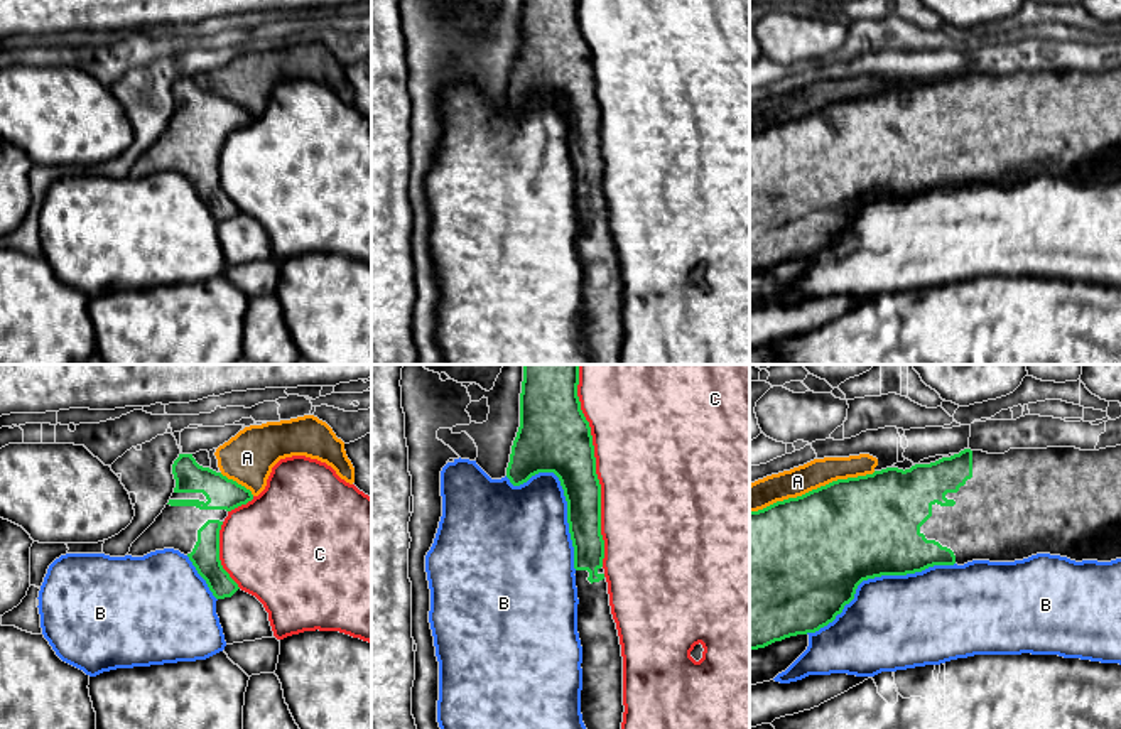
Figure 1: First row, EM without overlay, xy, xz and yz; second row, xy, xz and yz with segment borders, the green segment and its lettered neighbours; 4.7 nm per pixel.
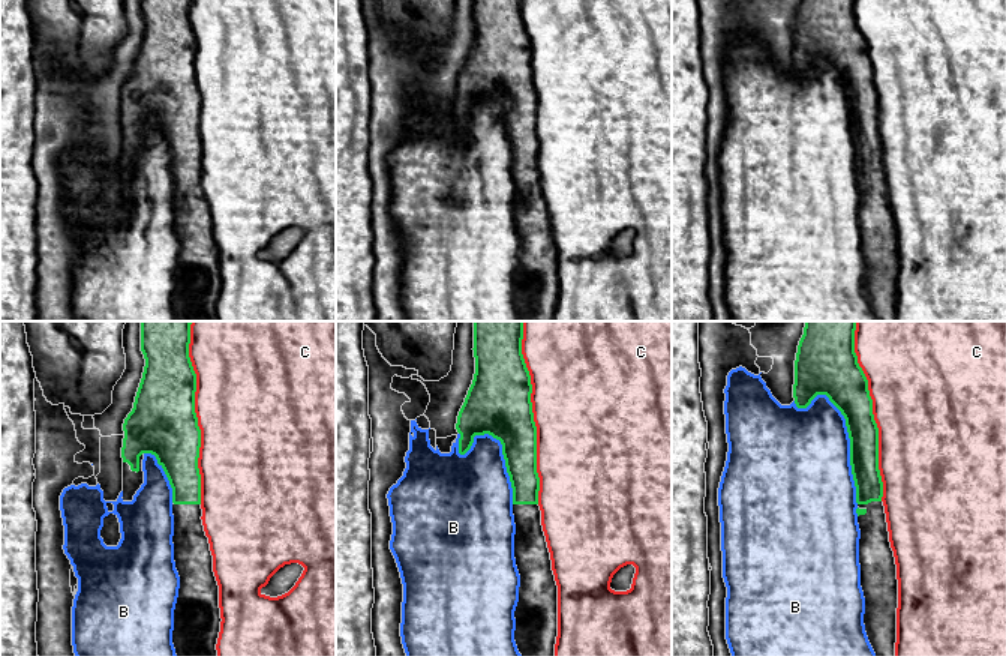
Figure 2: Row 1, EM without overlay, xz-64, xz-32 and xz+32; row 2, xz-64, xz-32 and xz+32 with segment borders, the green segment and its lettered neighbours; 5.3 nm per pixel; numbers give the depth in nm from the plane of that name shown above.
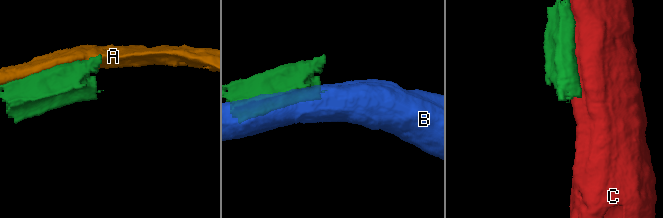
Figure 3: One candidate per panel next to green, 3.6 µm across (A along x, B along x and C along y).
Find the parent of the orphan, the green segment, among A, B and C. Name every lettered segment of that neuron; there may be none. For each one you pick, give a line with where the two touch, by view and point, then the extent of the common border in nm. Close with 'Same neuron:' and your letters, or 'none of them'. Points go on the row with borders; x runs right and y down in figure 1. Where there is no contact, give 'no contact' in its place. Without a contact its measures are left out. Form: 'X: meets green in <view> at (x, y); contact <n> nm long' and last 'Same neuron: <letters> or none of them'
Same neuron: none of them

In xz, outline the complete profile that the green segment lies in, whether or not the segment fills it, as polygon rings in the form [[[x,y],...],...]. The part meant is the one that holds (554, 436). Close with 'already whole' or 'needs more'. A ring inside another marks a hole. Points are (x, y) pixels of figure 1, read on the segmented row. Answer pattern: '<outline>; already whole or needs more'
[[[523,364],[520,427],[506,478],[513,486],[539,472],[554,472],[560,481],[579,599],[582,722],[586,729],[621,729],[623,656],[603,569],[601,484],[577,385],[579,364]]]; needs more

